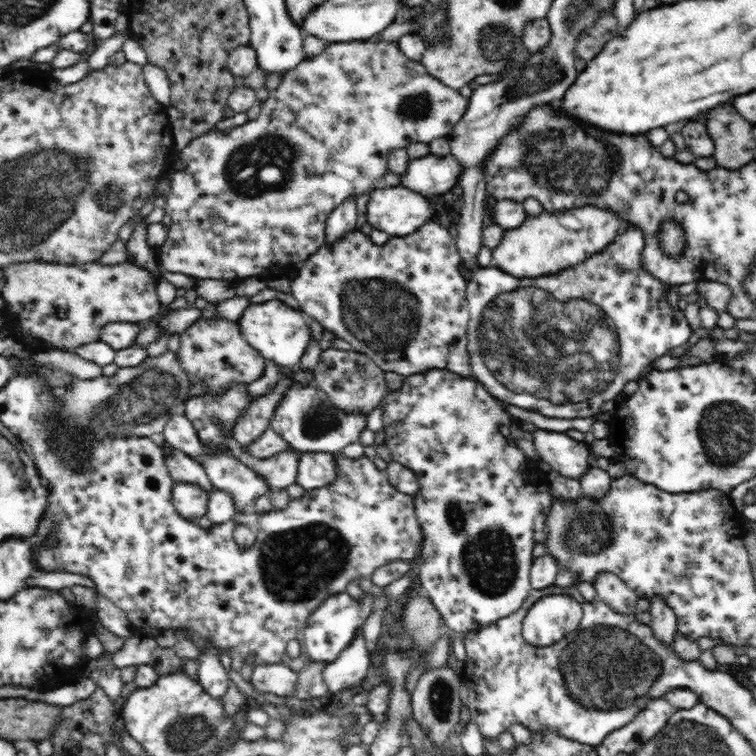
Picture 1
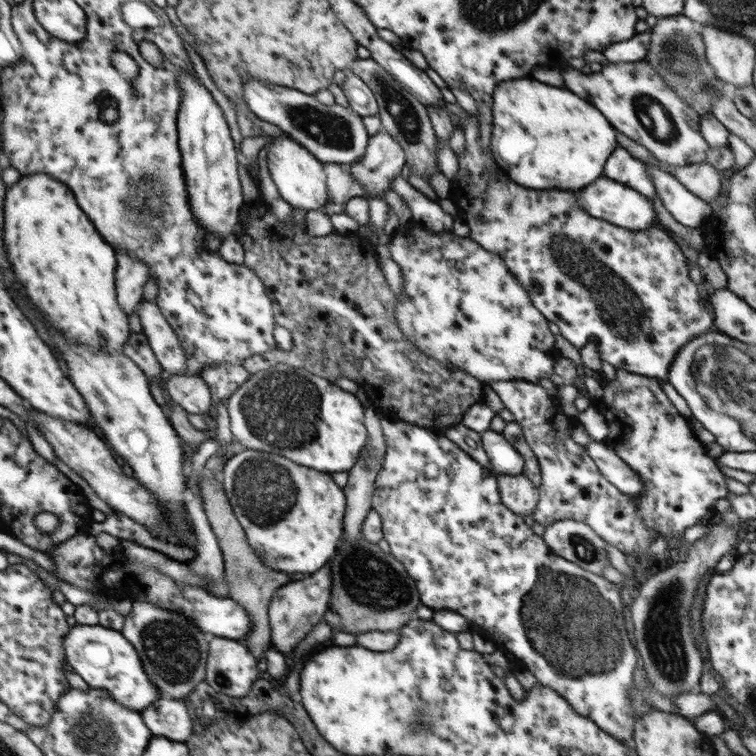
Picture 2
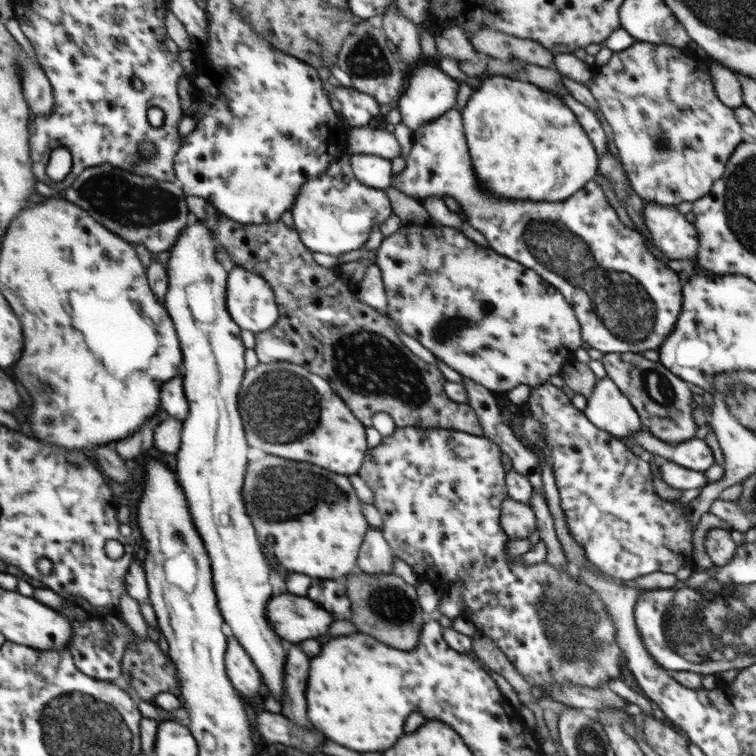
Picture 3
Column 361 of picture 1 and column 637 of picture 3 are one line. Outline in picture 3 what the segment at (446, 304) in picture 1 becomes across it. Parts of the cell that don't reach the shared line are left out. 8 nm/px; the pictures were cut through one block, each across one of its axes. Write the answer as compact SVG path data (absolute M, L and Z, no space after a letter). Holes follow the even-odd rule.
M454 108L434 120L426 121L413 132L413 145L405 160L405 169L400 176L392 178L392 186L418 201L430 196L442 199L447 194L453 196L466 214L469 224L486 237L492 250L536 271L566 298L580 324L582 340L591 348L604 354L658 351L664 339L674 331L683 306L682 287L675 265L666 265L660 258L654 257L642 235L620 221L606 194L594 180L590 180L590 184L564 202L534 204L520 200L492 200L476 178L461 111Z

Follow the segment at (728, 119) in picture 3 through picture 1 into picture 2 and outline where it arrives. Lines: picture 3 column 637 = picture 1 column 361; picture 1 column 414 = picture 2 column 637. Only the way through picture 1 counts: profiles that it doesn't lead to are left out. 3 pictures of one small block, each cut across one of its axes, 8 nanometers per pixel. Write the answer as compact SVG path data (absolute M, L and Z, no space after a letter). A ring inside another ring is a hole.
M645 58L636 62L608 63L596 73L584 74L579 69L562 68L564 84L582 100L598 108L608 122L628 138L635 140L638 144L646 147L660 163L671 167L683 167L688 163L704 163L707 152L711 149L701 133L701 118L691 106L688 106L678 95L666 85L659 73Z

